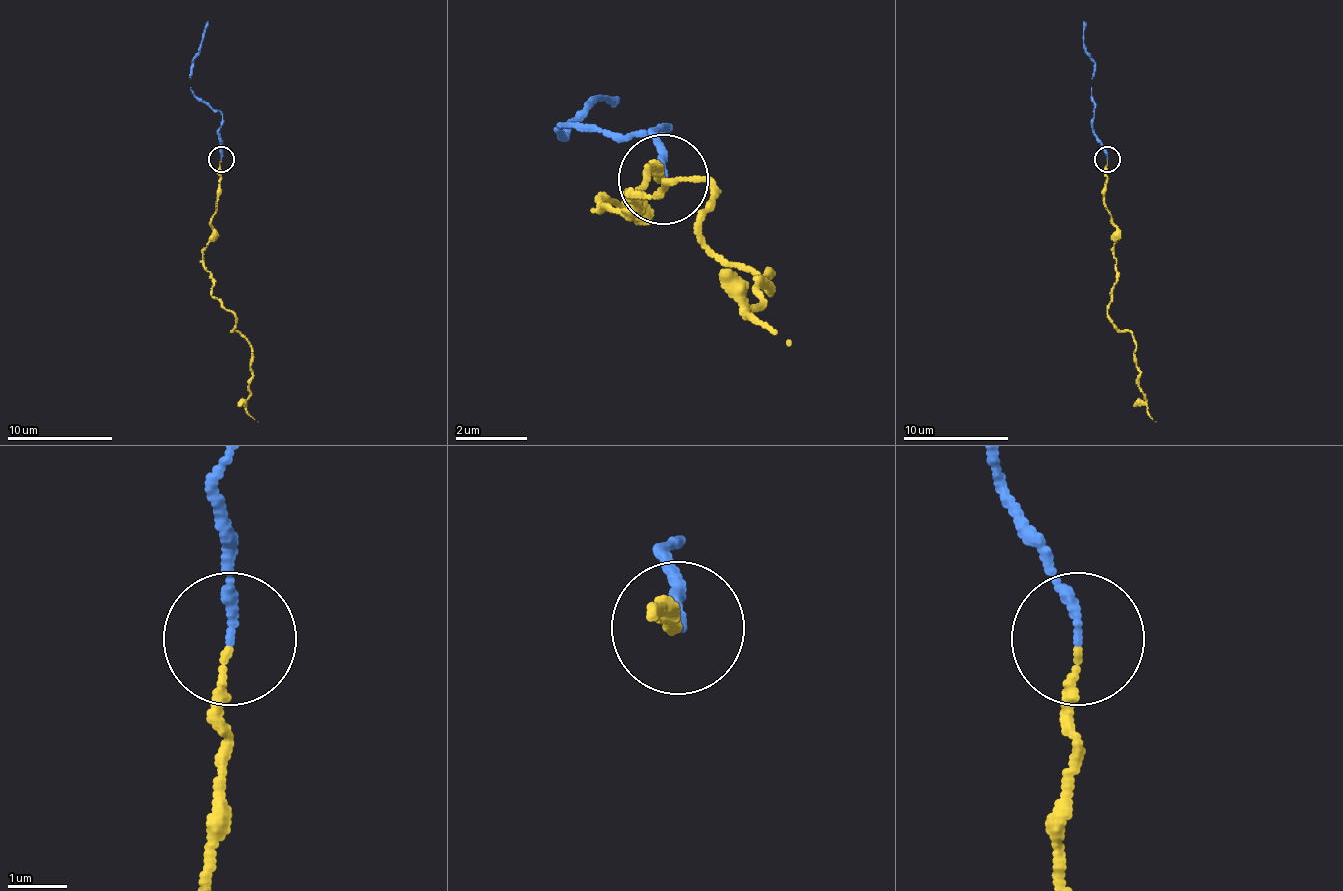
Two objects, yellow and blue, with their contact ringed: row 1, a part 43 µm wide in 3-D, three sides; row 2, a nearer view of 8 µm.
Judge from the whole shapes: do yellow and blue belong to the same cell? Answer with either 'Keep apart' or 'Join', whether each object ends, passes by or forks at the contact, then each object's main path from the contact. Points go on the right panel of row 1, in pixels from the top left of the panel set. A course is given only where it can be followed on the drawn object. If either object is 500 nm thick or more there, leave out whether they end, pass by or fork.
Join. At the ring yellow ends. At the ring blue ends. Course of yellow: (1108, 161), (1105, 200), (1116, 229), (1108, 314), (1137, 346), (1134, 361), (1155, 422). Course of blue: (1108, 158), (1092, 126), (1094, 60), (1084, 45), (1084, 21)

